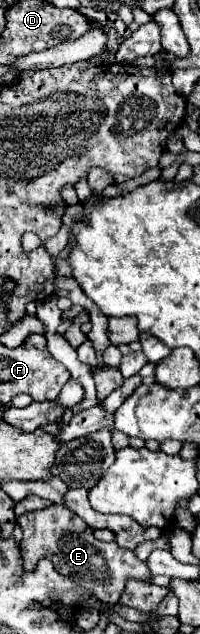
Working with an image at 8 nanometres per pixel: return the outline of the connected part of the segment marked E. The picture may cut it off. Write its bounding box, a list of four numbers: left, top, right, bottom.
[19,505,151,605]

